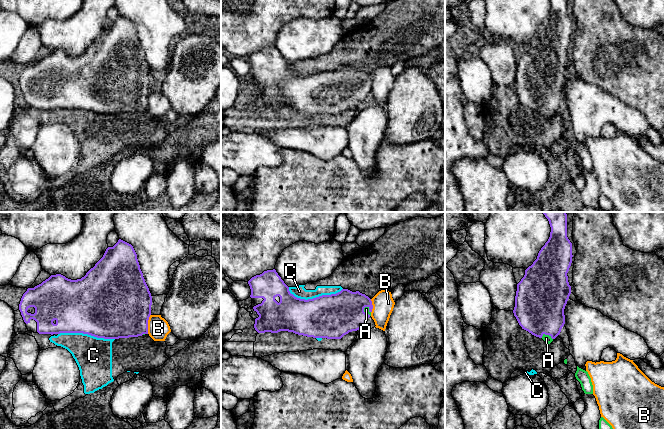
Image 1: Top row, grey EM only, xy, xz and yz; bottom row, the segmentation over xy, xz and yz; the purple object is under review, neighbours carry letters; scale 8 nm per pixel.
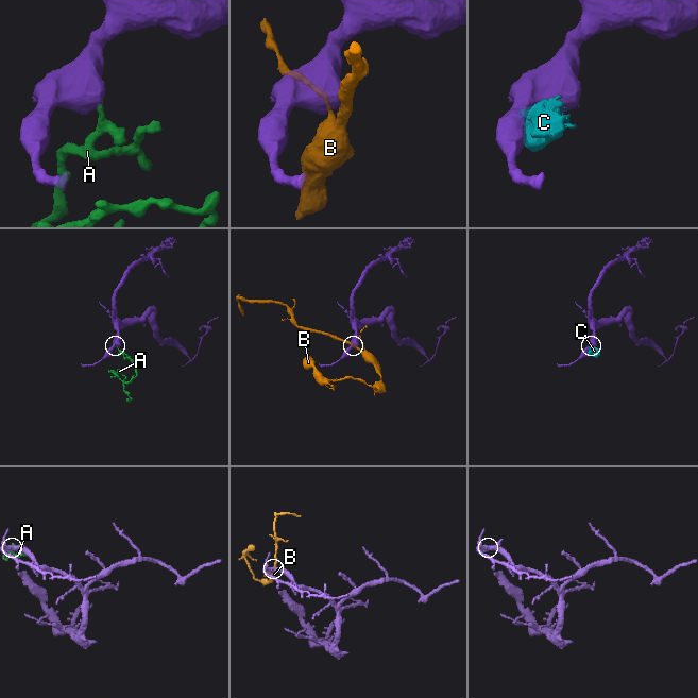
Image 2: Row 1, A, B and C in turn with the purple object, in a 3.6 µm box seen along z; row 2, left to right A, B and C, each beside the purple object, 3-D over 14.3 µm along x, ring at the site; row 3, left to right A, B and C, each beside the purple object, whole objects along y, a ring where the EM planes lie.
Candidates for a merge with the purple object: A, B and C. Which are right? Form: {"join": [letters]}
{"join": ["A"]}

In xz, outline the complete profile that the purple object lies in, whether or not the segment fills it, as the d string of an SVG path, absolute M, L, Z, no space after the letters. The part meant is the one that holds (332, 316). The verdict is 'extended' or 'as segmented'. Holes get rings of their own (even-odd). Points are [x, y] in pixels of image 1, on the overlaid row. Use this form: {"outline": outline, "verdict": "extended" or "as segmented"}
{"outline": "M275 269L252 277L248 284L251 289L252 307L259 315L254 324L258 333L288 331L313 338L341 339L349 332L363 328L373 309L368 296L348 289L308 300L297 298L290 293L289 287Z", "verdict": "extended"}

